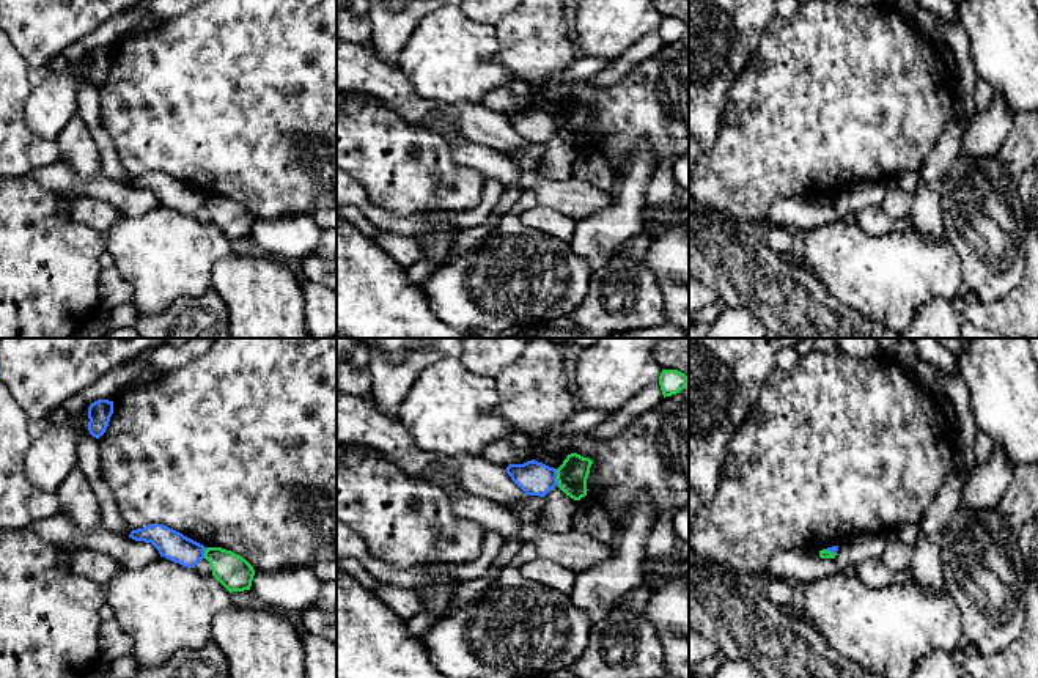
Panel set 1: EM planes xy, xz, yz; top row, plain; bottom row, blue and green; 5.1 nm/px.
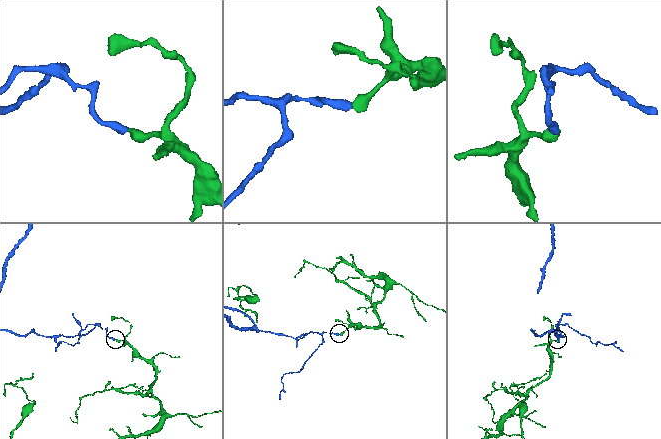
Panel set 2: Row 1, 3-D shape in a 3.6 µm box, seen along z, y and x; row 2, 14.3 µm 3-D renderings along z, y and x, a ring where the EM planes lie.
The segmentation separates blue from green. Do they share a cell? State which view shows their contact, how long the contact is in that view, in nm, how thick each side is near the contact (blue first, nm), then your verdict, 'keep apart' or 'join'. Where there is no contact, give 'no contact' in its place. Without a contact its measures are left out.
contact in xz; length 90 nm; calibres 180 and 160 nm; keep apart

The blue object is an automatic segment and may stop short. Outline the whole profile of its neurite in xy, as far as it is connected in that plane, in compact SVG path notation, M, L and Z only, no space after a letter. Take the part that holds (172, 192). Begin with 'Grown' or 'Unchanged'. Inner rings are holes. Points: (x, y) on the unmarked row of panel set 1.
Unchanged. M151 171L132 178L129 186L151 190L159 198L160 205L187 216L195 216L195 212L204 206L206 195L203 192L162 171Z

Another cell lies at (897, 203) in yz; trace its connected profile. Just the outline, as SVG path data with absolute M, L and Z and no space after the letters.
M889 184L881 208L892 220L900 220L911 214L912 203L914 197L911 192L906 192L895 184Z

